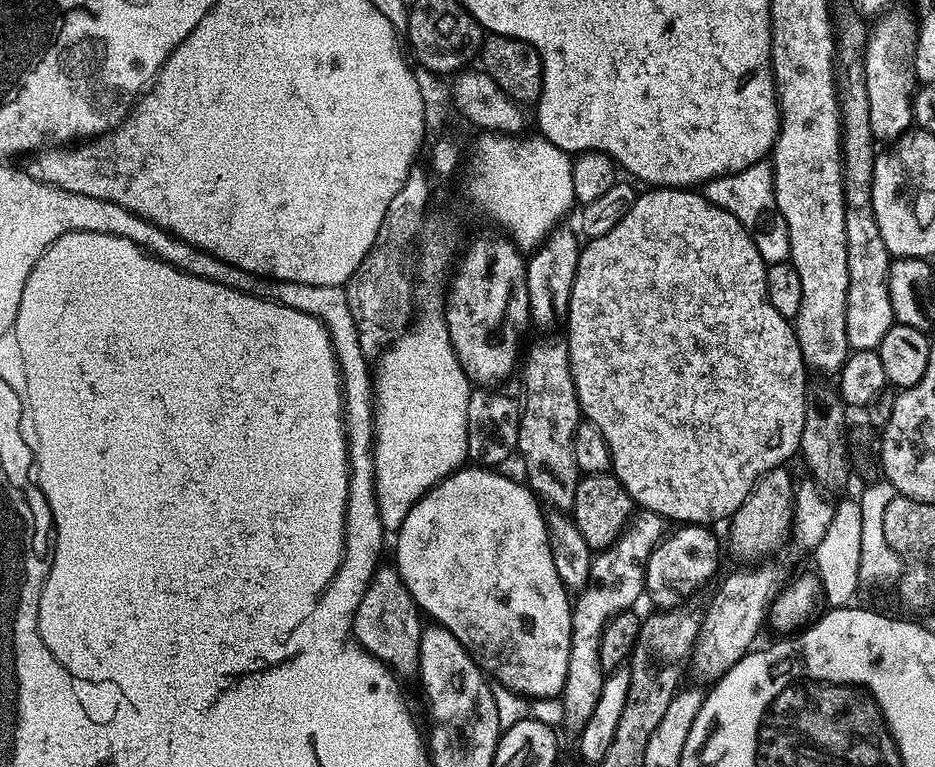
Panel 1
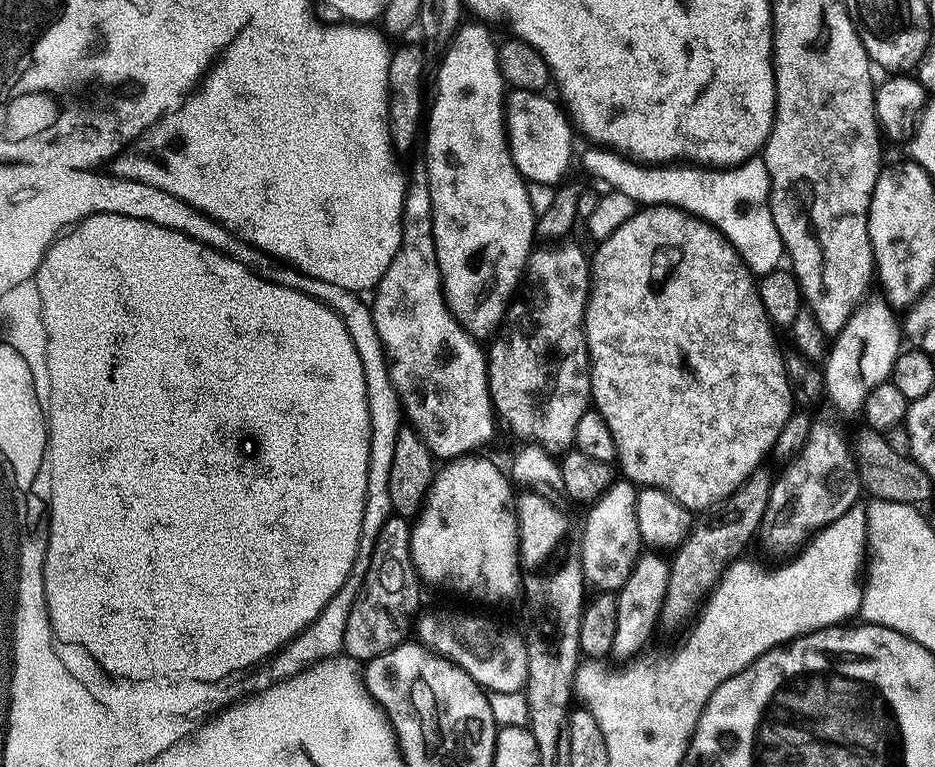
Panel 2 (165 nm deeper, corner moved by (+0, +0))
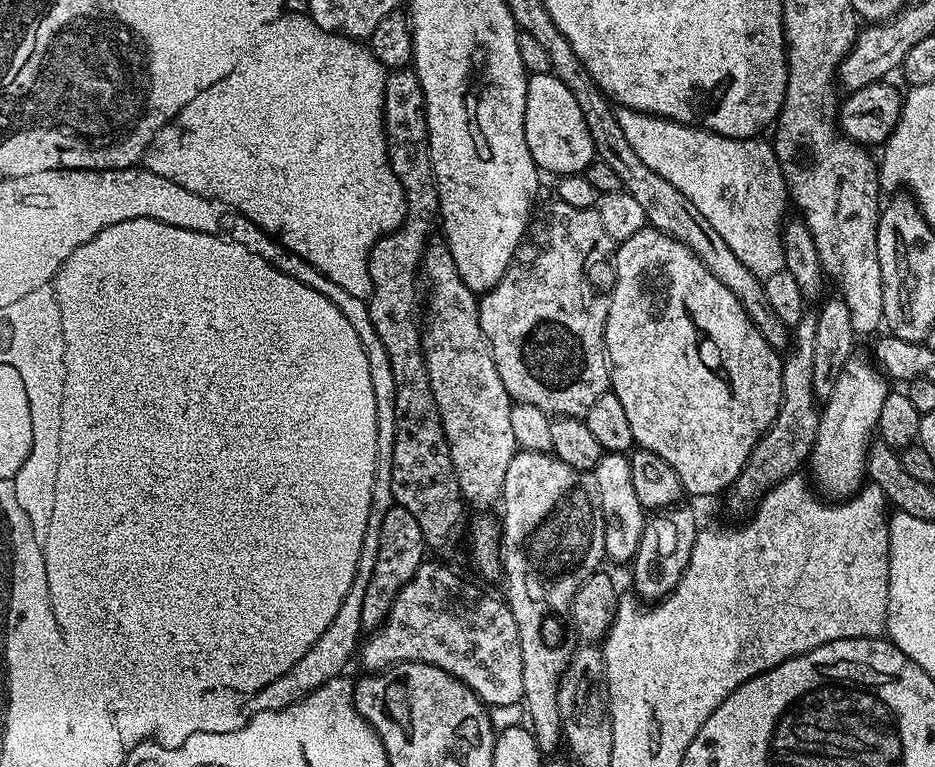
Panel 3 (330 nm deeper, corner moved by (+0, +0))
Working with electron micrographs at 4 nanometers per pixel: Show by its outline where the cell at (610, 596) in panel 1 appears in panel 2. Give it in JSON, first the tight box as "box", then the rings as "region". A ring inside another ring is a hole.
{"box":[578,478,642,593],"region":[[[623,478],[617,479],[615,482],[613,482],[609,488],[598,497],[598,499],[589,507],[587,510],[588,517],[584,520],[584,533],[581,534],[580,540],[578,536],[578,552],[580,548],[580,559],[578,556],[578,565],[580,566],[582,572],[583,572],[583,581],[585,585],[589,589],[594,589],[597,593],[602,592],[610,592],[610,593],[617,593],[620,591],[620,587],[626,582],[628,578],[630,578],[630,574],[634,570],[634,566],[636,565],[636,559],[642,555],[642,545],[640,543],[640,535],[638,534],[638,514],[636,513],[636,494],[637,494],[638,488],[637,485],[633,484],[631,480],[626,480]]]}

